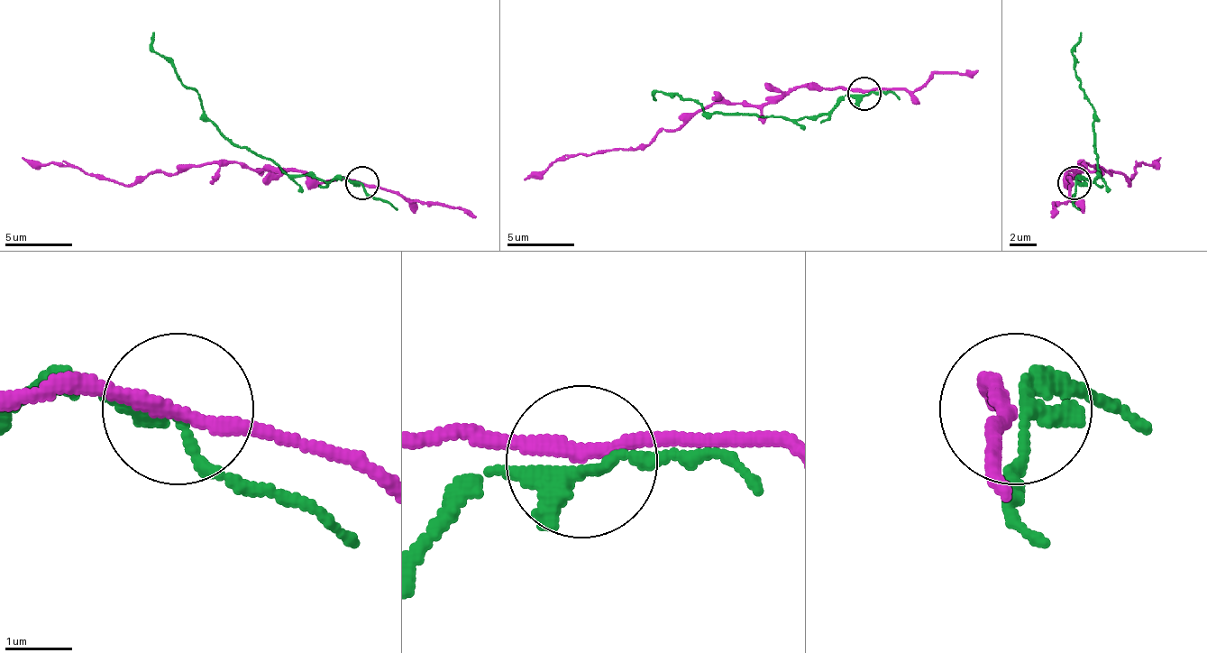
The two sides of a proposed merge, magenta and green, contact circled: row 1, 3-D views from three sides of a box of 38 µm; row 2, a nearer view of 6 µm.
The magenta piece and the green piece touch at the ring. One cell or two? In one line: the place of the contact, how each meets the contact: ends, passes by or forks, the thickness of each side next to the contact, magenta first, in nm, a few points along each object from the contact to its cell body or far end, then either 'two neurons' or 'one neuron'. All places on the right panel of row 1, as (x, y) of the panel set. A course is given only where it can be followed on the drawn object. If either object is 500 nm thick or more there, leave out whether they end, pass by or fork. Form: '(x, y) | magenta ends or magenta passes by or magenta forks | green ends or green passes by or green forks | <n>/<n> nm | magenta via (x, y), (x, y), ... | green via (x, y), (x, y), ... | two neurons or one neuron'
(1074, 183) | magenta passes by | green passes by | 190/260 nm | magenta via (1073, 183), (1066, 173), (1086, 170), (1083, 163), (1123, 173), (1129, 183), (1140, 163), (1153, 163), (1160, 157) | green via (1076, 183), (1076, 180), (1093, 180), (1100, 173), (1093, 106), (1080, 90), (1073, 50), (1080, 32) | two neurons

